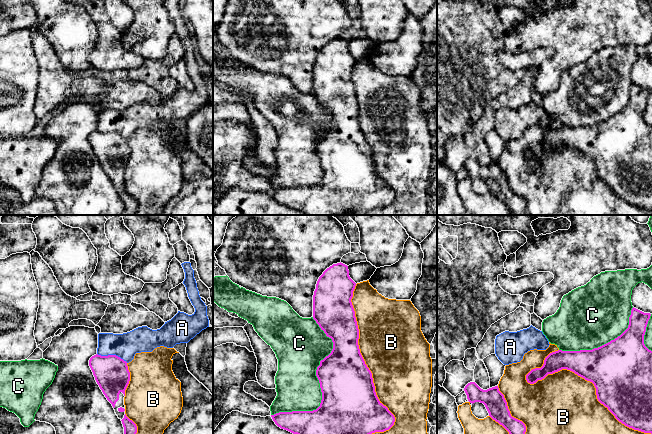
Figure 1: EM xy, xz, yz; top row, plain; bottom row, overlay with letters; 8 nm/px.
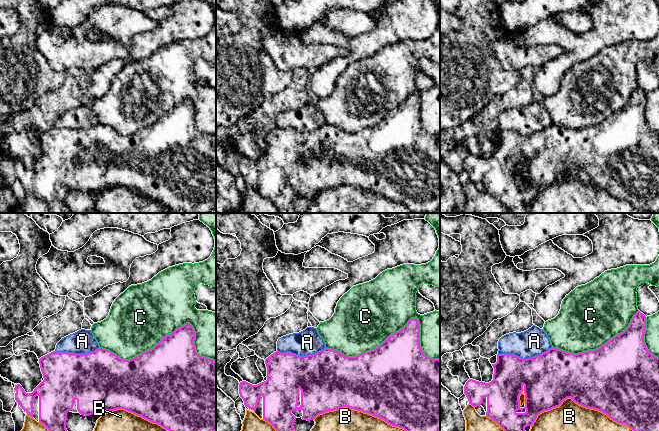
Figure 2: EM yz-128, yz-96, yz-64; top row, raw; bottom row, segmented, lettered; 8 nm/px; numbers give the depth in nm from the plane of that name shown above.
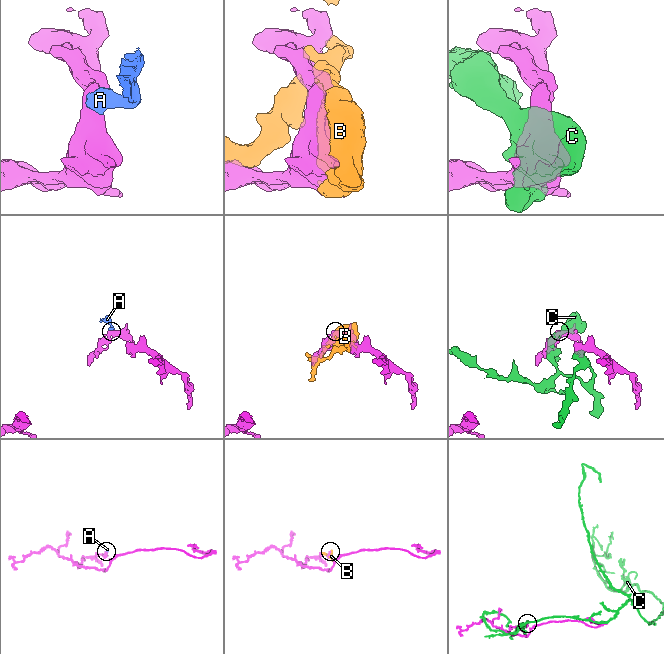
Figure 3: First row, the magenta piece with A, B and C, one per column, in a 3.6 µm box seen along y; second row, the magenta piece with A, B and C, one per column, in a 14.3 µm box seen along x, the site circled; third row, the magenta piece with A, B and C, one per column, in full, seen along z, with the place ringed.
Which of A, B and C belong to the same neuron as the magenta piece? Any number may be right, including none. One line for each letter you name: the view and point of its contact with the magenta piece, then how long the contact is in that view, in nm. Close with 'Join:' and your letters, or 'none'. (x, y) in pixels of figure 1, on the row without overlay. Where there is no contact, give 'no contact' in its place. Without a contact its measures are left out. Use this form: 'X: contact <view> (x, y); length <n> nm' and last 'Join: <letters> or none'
Join: none

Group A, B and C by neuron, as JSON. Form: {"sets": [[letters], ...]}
{"sets": [["A"], ["B"], ["C"]]}

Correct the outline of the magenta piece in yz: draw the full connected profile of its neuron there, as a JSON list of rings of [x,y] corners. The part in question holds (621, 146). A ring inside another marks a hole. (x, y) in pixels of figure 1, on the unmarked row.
[[[632,84],[628,104],[617,114],[592,126],[550,129],[541,144],[532,145],[526,156],[530,160],[562,145],[590,157],[596,164],[598,177],[625,202],[652,210],[652,127],[644,120],[650,89]]]

